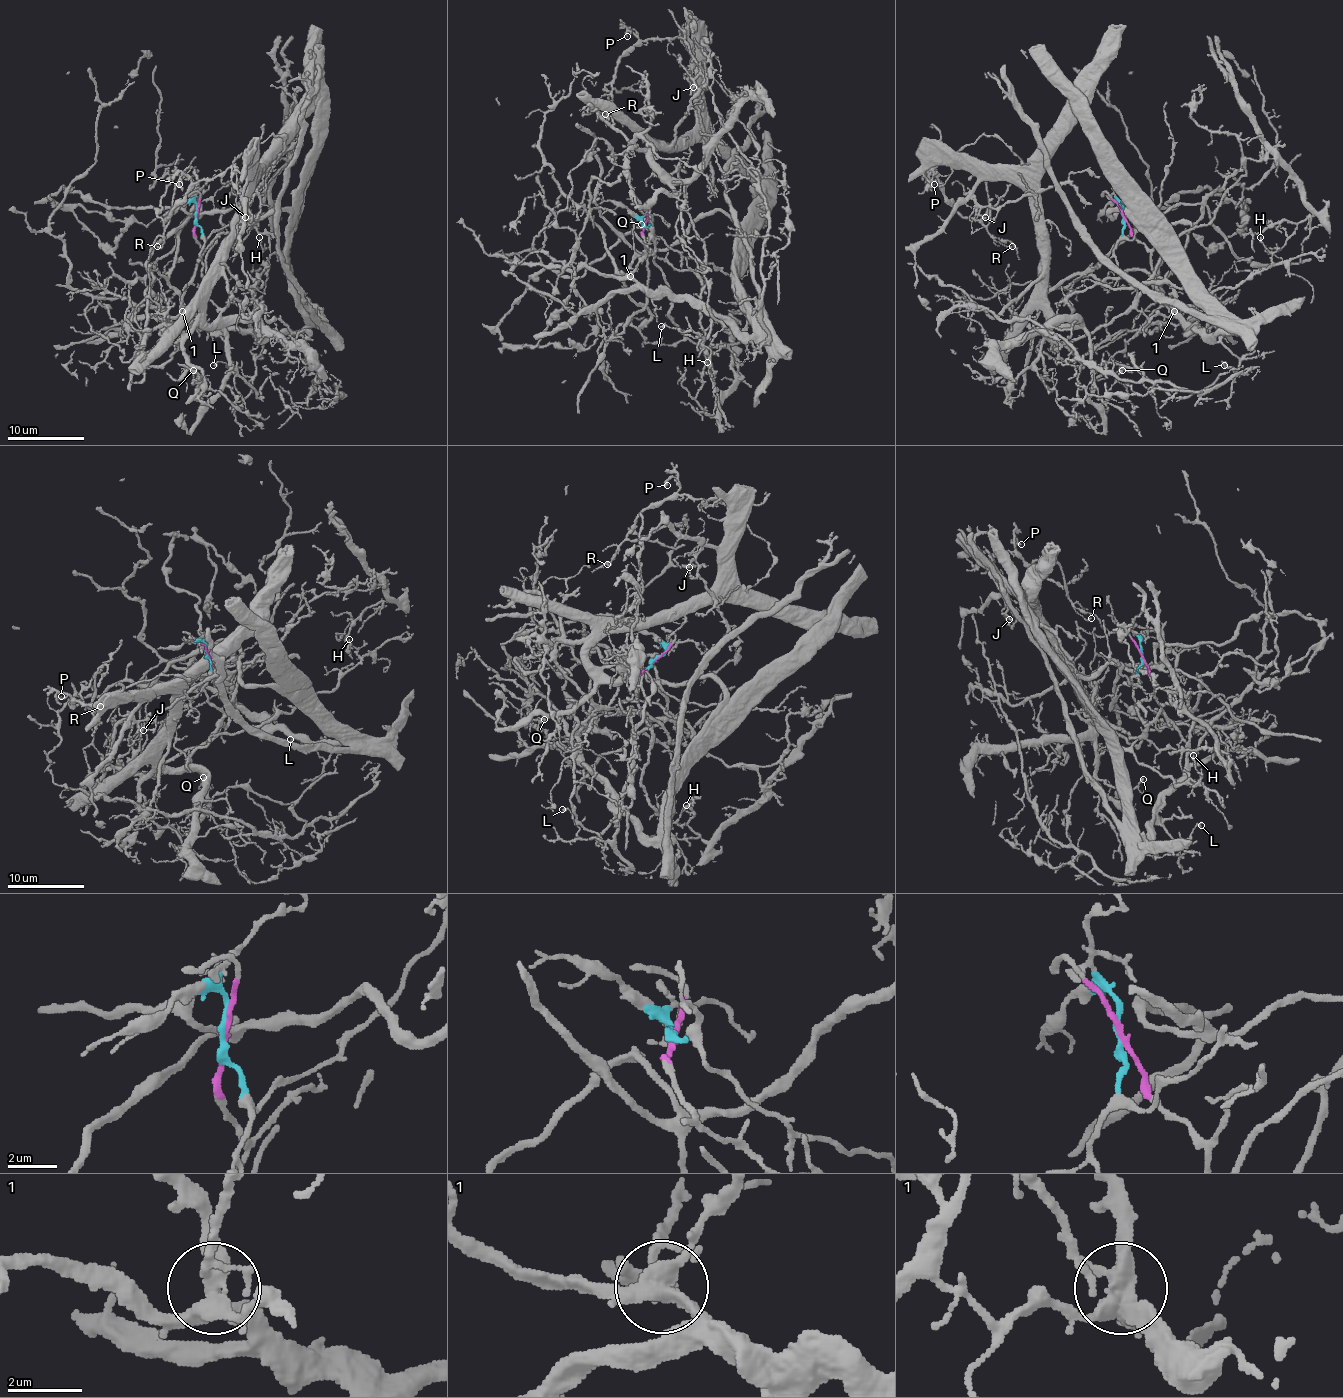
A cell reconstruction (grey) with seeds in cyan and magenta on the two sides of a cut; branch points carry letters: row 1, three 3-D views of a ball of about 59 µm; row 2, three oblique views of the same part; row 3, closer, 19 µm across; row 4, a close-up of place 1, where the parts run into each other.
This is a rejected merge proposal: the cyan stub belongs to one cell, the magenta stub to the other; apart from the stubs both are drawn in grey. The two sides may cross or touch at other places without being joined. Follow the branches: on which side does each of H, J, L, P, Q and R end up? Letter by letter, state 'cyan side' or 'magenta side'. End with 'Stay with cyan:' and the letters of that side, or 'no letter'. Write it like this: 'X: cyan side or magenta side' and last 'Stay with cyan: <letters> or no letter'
H: cyan side
J: cyan side
L: magenta side
P: cyan side
Q: cyan side
R: cyan side
Stay with cyan: H, J, P, Q, R

